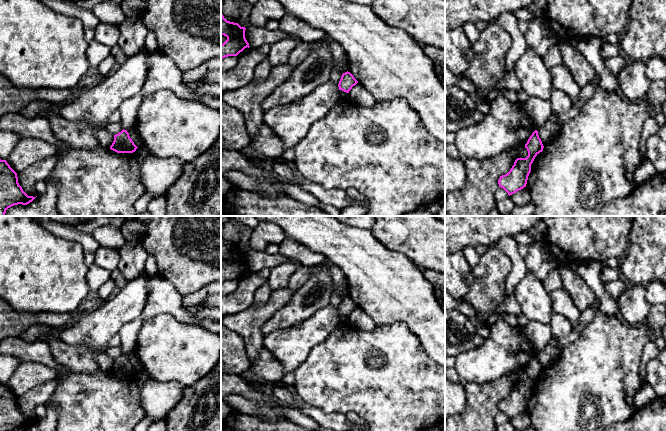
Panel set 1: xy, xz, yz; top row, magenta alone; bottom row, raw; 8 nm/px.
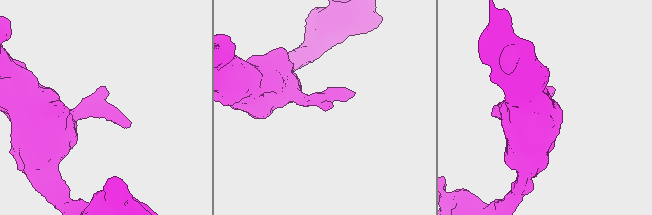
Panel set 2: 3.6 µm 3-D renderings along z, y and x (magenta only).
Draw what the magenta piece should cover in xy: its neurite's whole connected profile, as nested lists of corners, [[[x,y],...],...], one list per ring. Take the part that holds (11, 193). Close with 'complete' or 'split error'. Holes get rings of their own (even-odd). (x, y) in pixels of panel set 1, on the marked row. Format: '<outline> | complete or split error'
[[[0,159],[0,216],[14,205],[27,205],[36,197],[28,196],[18,183],[17,173],[6,160]]] | complete

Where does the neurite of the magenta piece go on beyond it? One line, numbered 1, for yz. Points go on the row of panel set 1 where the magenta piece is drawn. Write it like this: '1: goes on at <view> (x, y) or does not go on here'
1: does not go on here

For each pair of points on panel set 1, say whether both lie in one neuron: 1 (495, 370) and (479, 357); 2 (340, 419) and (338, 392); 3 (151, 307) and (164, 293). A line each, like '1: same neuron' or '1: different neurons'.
1: same neuron
2: different neurons
3: same neuron

